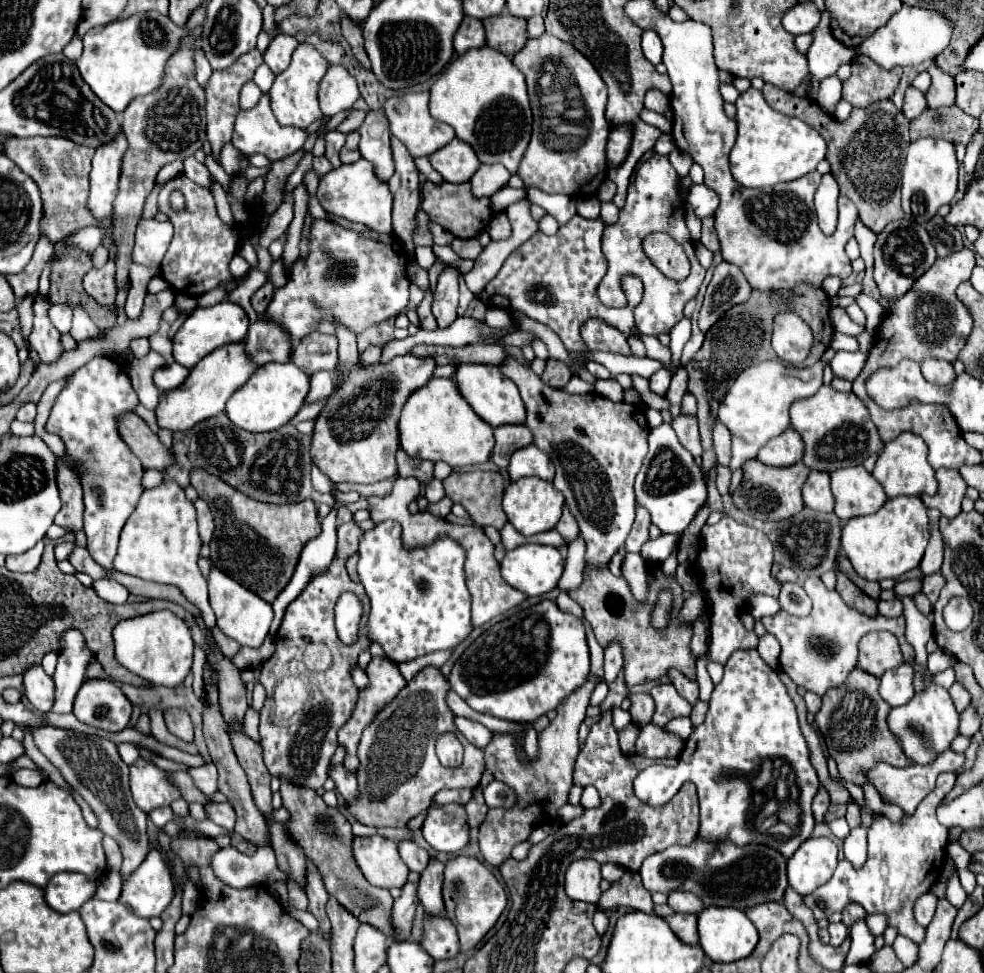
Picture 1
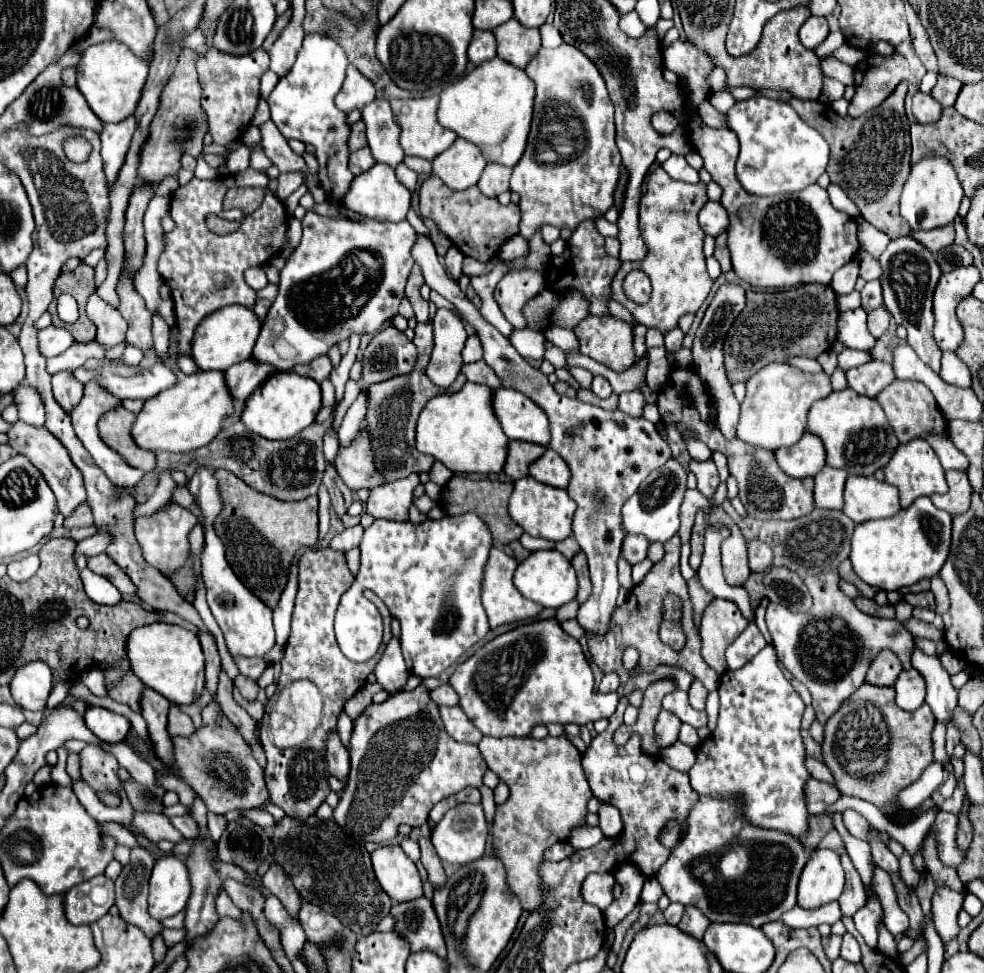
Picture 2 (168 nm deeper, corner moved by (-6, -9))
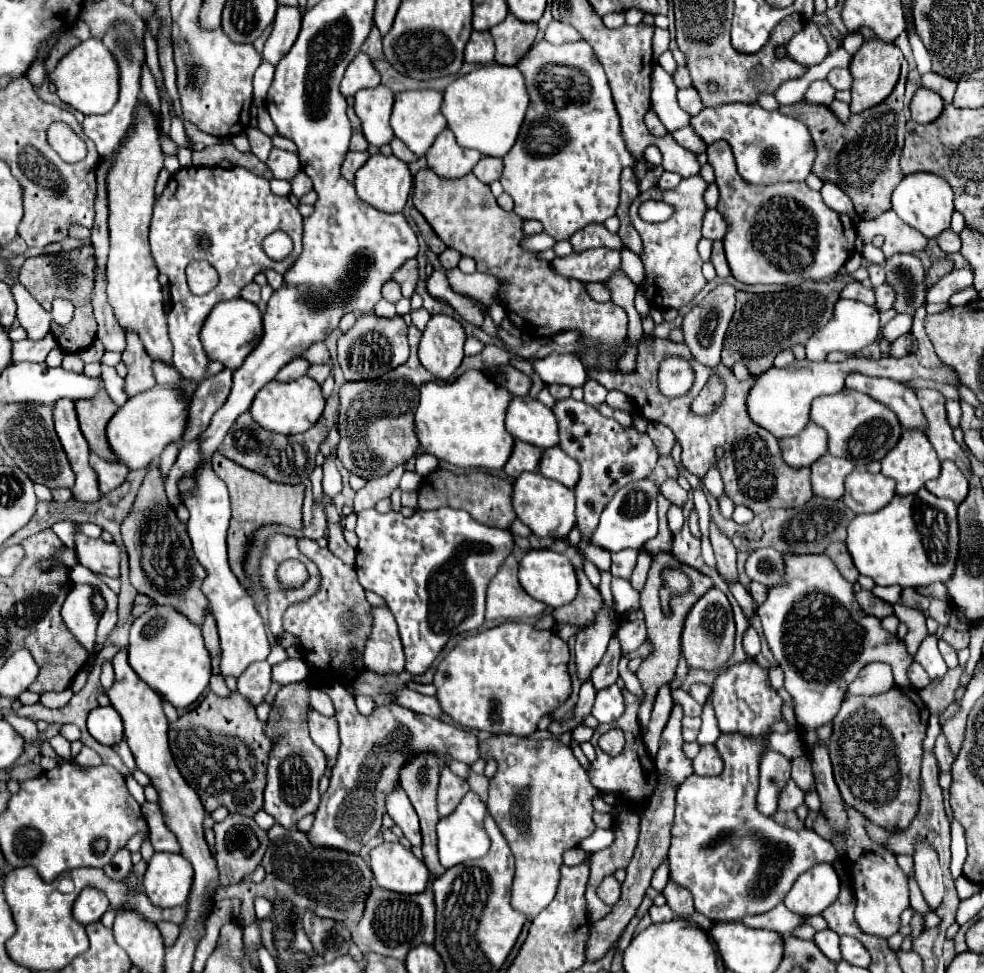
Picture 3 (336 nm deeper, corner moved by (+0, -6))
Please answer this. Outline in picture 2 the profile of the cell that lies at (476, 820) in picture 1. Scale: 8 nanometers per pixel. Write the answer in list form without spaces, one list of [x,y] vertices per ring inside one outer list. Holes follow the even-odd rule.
[[[482,786],[482,788],[480,788],[480,792],[482,792],[482,802],[480,802],[480,806],[484,808],[486,822],[490,824],[490,822],[492,822],[492,818],[494,818],[494,808],[496,808],[496,804],[494,804],[494,794],[492,794],[492,790],[490,790],[490,788],[486,788],[486,786]]]

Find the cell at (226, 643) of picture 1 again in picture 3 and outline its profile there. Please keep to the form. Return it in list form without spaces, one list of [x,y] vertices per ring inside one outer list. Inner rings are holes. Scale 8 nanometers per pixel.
[[[238,691],[226,697],[224,701],[220,701],[220,705],[204,705],[202,701],[196,709],[184,713],[180,719],[170,723],[168,739],[170,739],[170,751],[174,755],[176,767],[180,769],[186,783],[198,793],[208,813],[216,811],[218,807],[226,807],[230,813],[254,817],[262,809],[262,793],[266,787],[266,767],[268,767],[268,757],[274,747],[274,741],[264,733],[264,721],[258,719],[252,705],[246,699],[242,699]],[[200,729],[204,729],[210,735],[198,735],[196,731]],[[216,735],[226,735],[226,737],[216,737]]]

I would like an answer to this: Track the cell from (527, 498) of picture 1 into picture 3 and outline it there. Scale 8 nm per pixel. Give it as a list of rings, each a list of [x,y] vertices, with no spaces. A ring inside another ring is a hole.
[[[538,471],[522,473],[514,481],[514,511],[518,519],[530,527],[530,531],[538,537],[552,537],[562,539],[570,533],[570,529],[576,525],[576,513],[574,513],[574,491],[564,487],[558,481],[552,481],[544,477]]]

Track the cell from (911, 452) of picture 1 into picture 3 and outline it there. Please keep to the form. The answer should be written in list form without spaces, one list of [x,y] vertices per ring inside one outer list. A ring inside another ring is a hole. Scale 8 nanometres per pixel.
[[[908,429],[902,433],[898,445],[882,459],[882,473],[896,481],[898,495],[910,495],[916,493],[920,487],[924,487],[926,481],[936,479],[940,475],[940,461],[928,437],[918,429]]]

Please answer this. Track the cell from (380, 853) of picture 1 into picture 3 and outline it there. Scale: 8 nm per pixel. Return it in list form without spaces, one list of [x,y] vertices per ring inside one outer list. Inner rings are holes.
[[[382,843],[370,851],[370,869],[380,887],[396,893],[422,893],[430,871],[400,843]]]

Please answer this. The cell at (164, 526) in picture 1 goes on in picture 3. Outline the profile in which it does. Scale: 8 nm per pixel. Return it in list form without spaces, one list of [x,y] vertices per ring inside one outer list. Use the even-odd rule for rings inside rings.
[[[268,661],[254,663],[246,669],[242,677],[238,677],[238,691],[242,697],[246,697],[252,707],[258,707],[272,685],[272,667]]]

